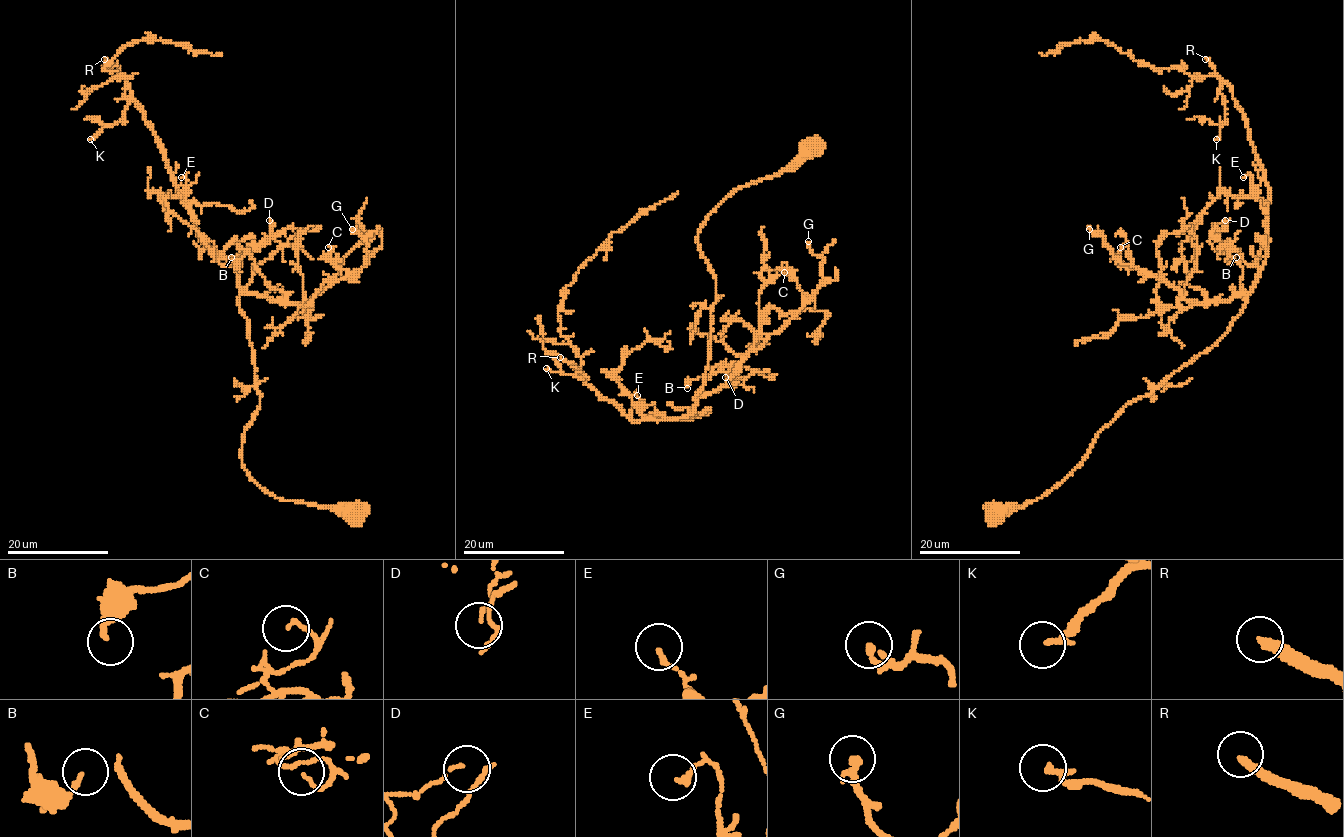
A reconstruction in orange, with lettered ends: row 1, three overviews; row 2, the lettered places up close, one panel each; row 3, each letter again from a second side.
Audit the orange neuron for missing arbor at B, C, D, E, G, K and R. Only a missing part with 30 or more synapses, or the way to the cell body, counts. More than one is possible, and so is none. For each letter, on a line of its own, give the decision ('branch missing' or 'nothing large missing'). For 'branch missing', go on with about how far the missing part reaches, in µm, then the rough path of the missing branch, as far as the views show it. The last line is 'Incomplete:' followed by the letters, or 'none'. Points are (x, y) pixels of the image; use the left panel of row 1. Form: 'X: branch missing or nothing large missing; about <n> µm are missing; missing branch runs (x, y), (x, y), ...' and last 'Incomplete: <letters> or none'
B: nothing large missing
C: nothing large missing
D: nothing large missing
E: nothing large missing
G: nothing large missing
K: nothing large missing
R: branch missing; about 110 µm are missing
Incomplete: R

